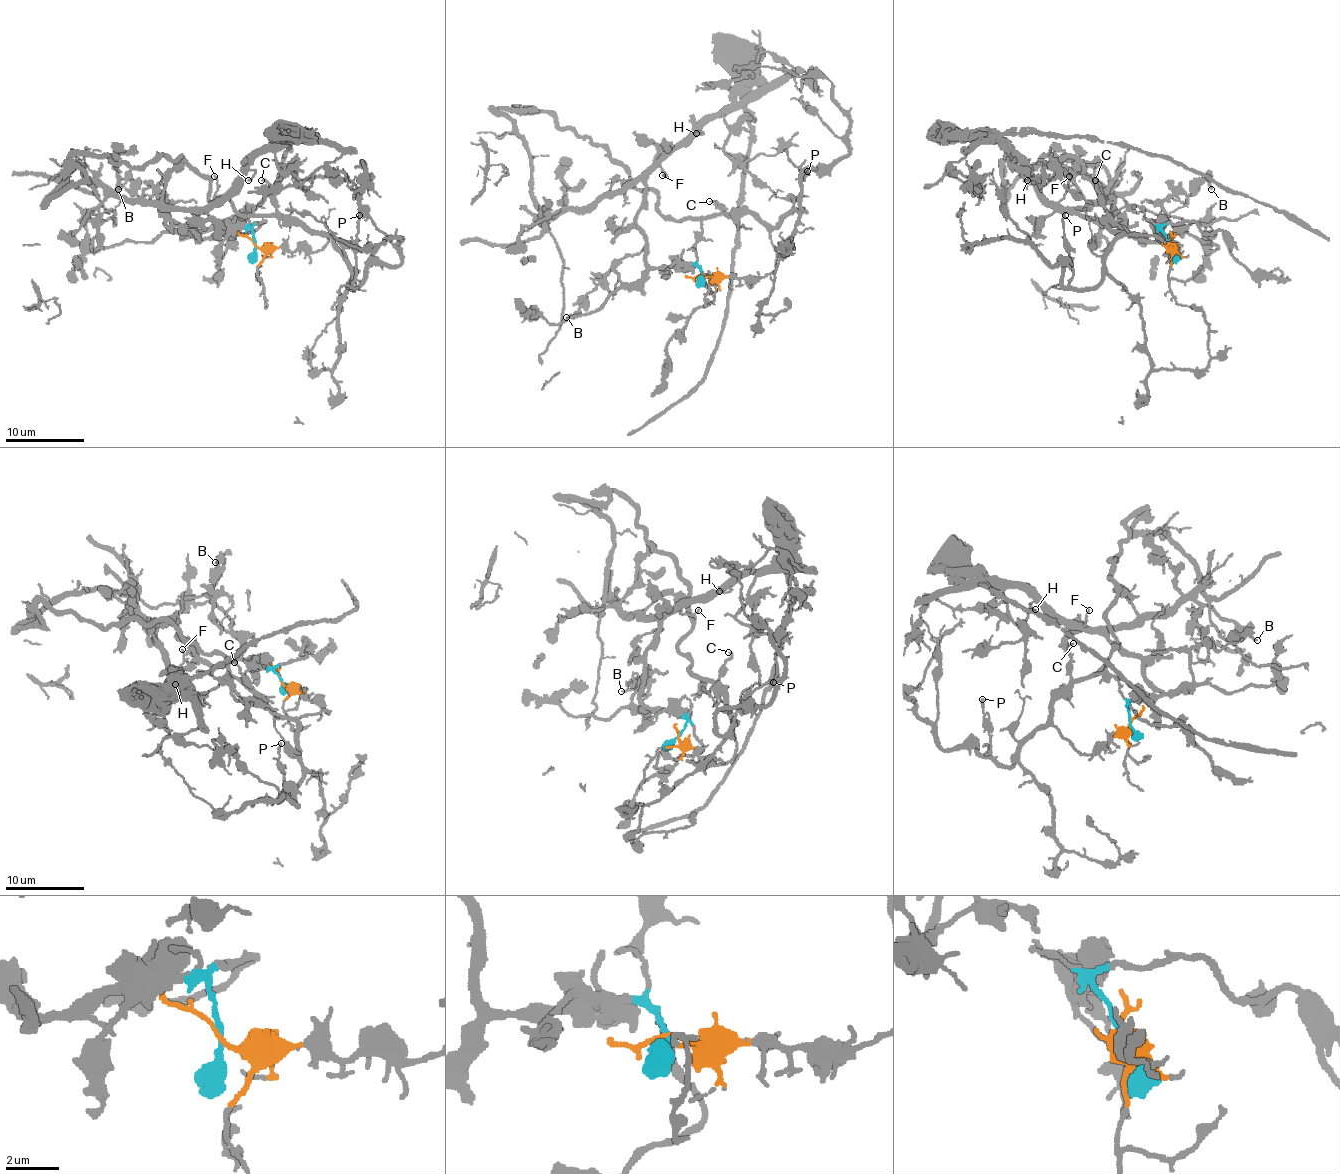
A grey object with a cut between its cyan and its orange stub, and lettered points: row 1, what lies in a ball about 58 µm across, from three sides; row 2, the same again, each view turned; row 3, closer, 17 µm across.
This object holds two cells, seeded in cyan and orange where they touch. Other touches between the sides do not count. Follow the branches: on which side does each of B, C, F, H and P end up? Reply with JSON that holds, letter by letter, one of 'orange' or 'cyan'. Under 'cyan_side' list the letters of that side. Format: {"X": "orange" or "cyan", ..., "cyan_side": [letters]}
{"B": "cyan", "C": "orange", "F": "cyan", "H": "cyan", "P": "orange", "cyan_side": ["B", "F", "H"]}

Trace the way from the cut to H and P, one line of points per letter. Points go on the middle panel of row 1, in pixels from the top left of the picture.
H: (703, 275), (697, 265), (652, 267), (646, 233), (636, 223), (646, 176), (673, 148), (703, 132), (695, 132)
P: (703, 275), (760, 279), (776, 267), (770, 239), (774, 227), (800, 208), (800, 176), (808, 170)

